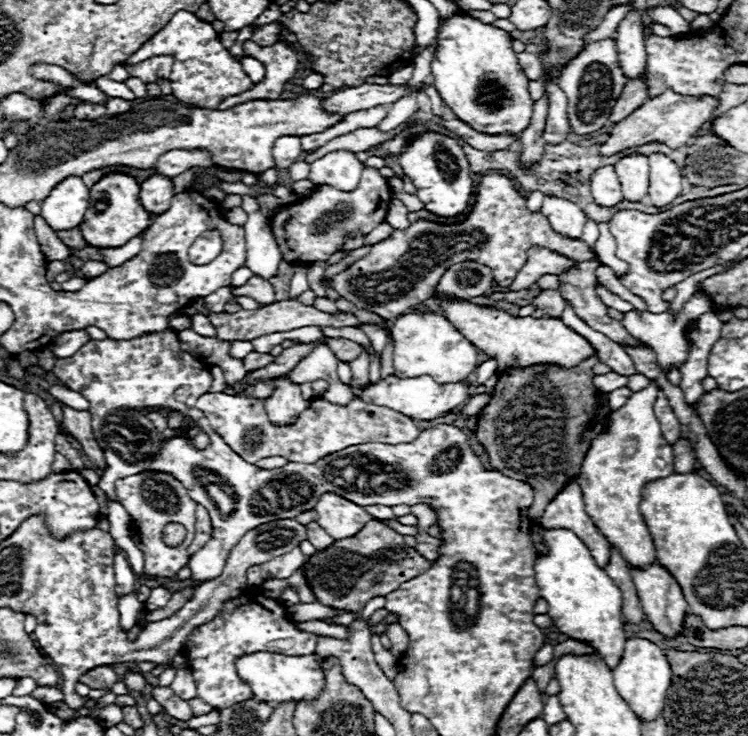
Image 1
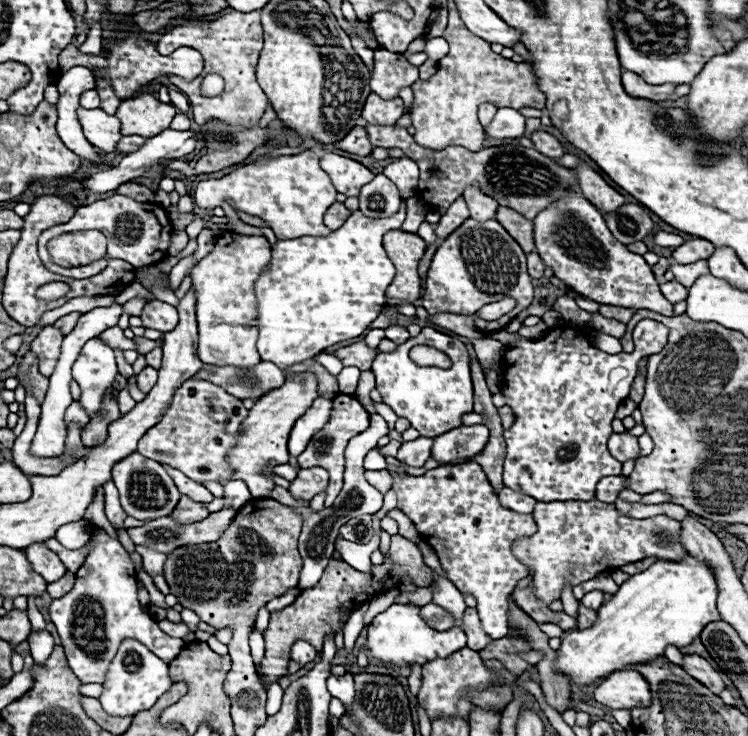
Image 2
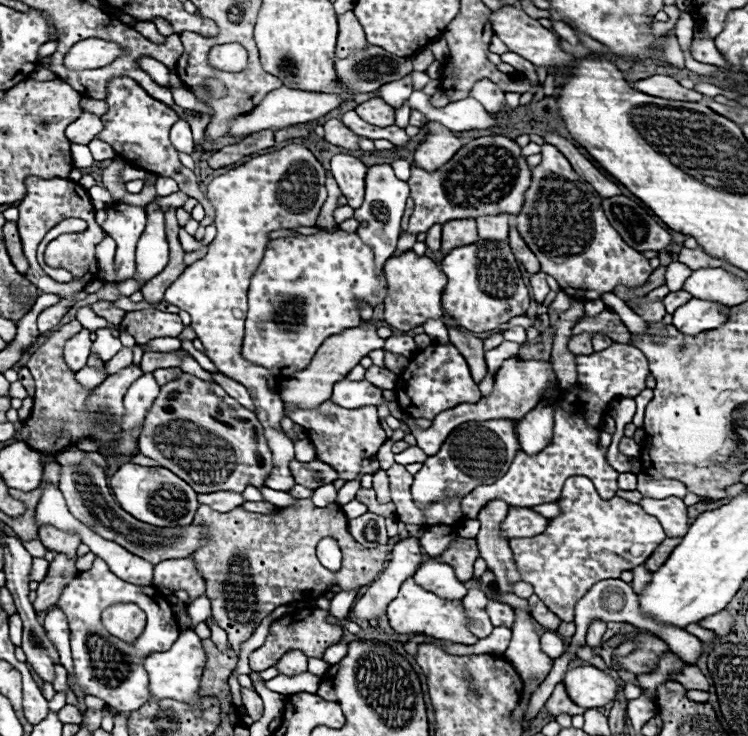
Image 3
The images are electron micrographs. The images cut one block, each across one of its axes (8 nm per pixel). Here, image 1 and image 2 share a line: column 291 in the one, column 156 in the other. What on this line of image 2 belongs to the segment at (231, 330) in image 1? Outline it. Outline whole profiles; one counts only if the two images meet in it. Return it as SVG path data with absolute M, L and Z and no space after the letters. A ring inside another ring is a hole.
M150 300L150 302L146 302L146 306L140 314L140 320L142 320L144 328L170 332L178 324L178 310L166 302Z

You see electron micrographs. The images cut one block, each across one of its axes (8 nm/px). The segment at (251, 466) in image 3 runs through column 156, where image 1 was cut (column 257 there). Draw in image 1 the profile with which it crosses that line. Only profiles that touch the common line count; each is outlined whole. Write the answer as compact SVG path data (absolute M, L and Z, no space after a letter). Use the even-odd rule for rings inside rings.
M208 392L198 398L196 408L204 412L204 416L210 420L210 426L224 438L224 442L250 464L256 464L258 460L268 456L282 456L290 462L312 464L348 446L358 446L366 442L400 444L414 440L420 434L408 416L390 408L366 404L360 398L354 398L348 406L332 404L322 398L312 398L310 406L298 416L298 420L286 426L272 424L268 420L264 400L246 394Z

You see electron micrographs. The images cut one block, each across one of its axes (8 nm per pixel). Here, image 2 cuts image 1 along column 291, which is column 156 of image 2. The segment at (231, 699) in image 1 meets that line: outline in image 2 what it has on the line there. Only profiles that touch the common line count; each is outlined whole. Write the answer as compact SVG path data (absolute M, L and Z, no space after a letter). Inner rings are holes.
M96 534L96 546L86 556L84 564L76 572L74 588L50 604L50 618L62 638L62 648L66 650L70 670L86 684L102 684L112 664L120 640L136 638L144 642L162 660L174 660L182 648L184 640L164 634L158 622L146 614L136 596L136 572L128 552L116 538L108 534Z

